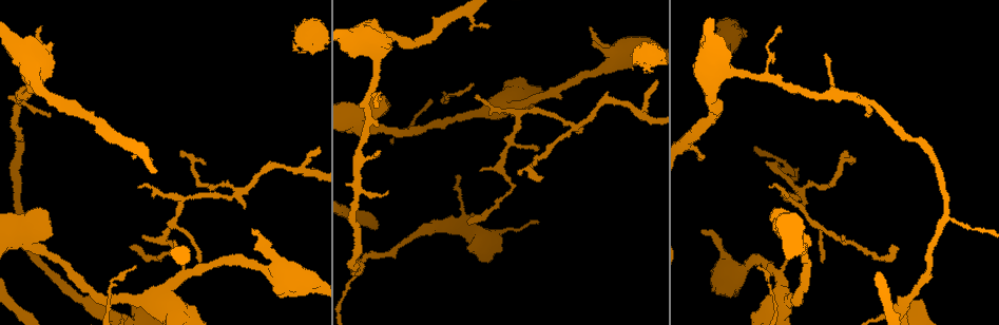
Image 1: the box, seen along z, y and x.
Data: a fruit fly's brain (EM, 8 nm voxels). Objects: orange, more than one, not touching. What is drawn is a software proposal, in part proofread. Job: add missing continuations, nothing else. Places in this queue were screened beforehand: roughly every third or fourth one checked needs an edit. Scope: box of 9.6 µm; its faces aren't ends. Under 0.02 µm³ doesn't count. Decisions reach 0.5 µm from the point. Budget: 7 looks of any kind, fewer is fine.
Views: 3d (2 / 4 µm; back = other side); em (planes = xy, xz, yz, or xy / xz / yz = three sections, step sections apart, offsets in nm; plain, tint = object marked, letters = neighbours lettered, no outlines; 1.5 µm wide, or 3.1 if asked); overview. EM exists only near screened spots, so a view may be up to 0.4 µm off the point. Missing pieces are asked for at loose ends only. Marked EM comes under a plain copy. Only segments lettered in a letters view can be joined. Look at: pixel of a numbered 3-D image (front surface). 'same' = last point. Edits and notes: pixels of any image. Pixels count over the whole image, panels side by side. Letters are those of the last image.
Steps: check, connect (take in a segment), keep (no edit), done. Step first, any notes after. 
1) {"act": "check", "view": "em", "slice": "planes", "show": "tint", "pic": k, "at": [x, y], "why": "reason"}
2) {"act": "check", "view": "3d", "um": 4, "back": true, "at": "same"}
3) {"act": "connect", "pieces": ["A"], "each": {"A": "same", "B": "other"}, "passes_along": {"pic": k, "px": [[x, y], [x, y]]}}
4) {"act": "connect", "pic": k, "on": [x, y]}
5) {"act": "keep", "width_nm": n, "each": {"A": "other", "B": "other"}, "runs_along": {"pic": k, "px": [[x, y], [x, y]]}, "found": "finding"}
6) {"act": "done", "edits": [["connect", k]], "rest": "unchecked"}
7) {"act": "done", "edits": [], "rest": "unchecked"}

{"act": "check", "view": "3d", "um": 4, "pic": 1, "at": [466, 246], "why": "free end"}

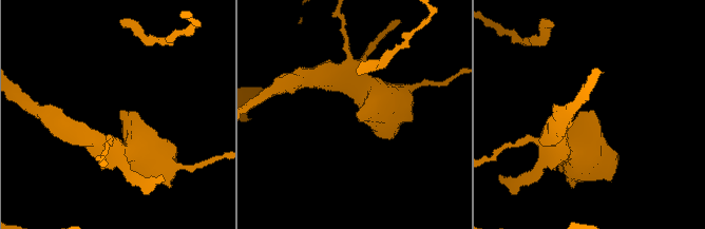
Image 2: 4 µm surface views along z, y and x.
{"act": "check", "view": "em", "slice": "planes", "show": "tint", "pic": 2, "at": [120, 112]}

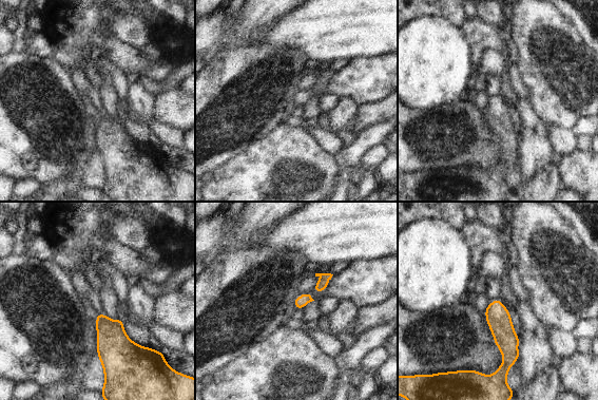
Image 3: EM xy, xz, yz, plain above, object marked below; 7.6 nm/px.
{"act": "check", "view": "em", "slice": "planes", "show": "letters", "at": "same", "why": "what lies round it"}

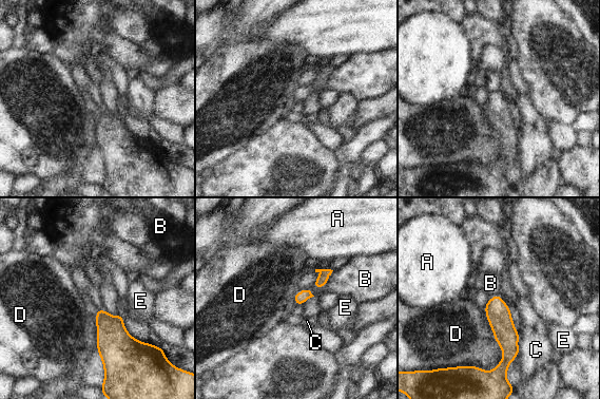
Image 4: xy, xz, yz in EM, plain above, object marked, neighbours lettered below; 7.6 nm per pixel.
{"act": "keep", "each": {"A": "other", "B": "other", "C": "other", "D": "other", "E": "other"}, "border": {"pic": 4, "px": [[483, 307], [502, 350], [492, 371]]}, "found": "no lettered segment goes on from it"}

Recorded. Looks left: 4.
{"act": "check", "view": "em", "slice": "planes", "show": "tint", "pic": 1, "at": [768, 187], "why": "thin end"}

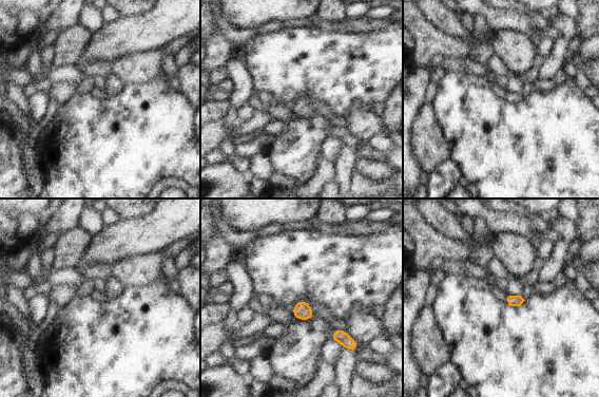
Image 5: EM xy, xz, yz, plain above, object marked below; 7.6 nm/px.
{"act": "check", "view": "em", "slice": "planes", "show": "letters", "at": "same", "why": "see the neighbours"}

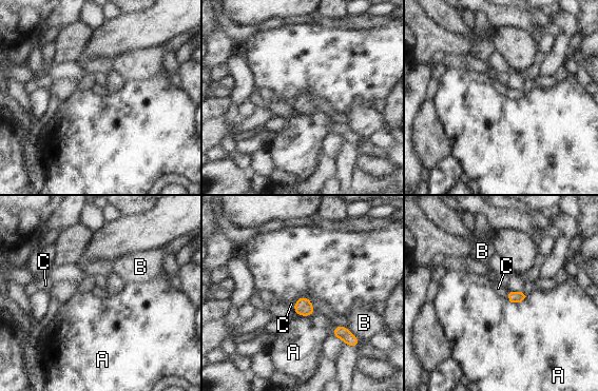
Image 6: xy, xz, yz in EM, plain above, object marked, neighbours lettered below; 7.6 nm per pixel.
{"act": "keep", "width_nm": 80, "each": {"A": "other", "B": "other", "C": "other"}, "border": {"pic": 6, "px": [[508, 290], [504, 297]]}, "found": "none of them fits"}

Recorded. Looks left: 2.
{"act": "check", "view": "3d", "um": 2, "back": true, "pic": 1, "at": [702, 232], "why": "tapers out"}

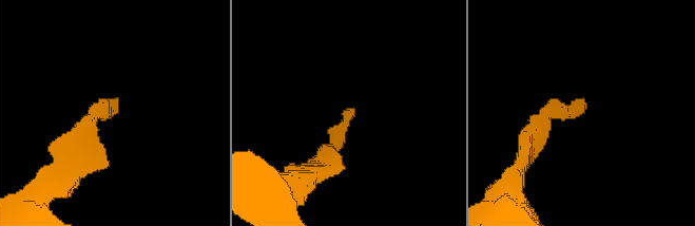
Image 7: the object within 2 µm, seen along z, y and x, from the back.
{"act": "check", "view": "em", "slice": "yz", "step": 4, "show": "letters", "pic": 7, "at": [352, 108], "why": "now the EM"}

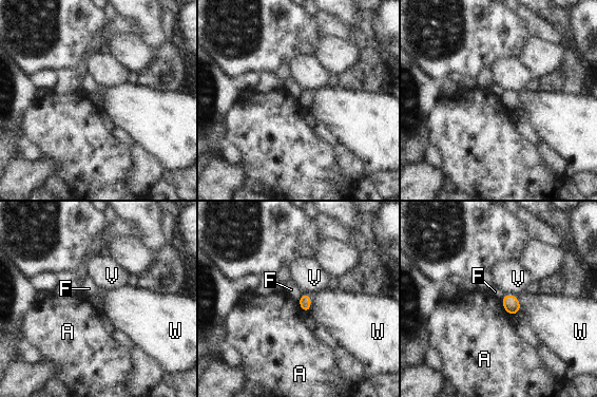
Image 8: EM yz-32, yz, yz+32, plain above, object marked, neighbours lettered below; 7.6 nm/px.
{"act": "keep", "each": {"A": "other", "F": "other", "V": "other", "W": "other"}, "border": {"pic": 8, "px": [[302, 294], [297, 302]]}, "found": "no lettered segment goes on from it"}

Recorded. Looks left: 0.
{"act": "done", "edits": [], "rest": "unchecked"}

